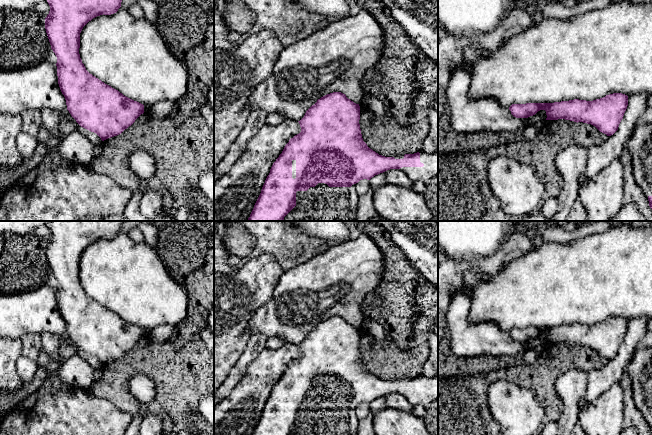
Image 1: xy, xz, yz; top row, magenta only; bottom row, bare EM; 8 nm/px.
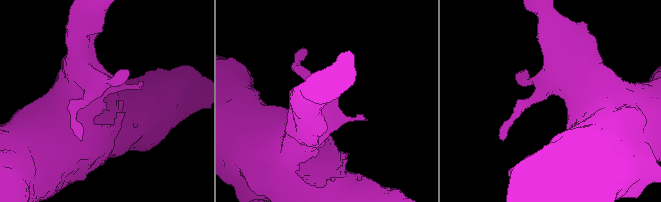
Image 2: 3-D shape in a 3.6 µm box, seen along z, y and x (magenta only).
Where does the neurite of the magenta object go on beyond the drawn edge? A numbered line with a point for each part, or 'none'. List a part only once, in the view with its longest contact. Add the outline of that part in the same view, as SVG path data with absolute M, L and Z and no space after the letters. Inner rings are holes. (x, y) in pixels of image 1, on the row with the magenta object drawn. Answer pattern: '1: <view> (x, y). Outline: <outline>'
1: xz (320, 203). Outline: M318 183L307 191L296 192L296 206L284 217L284 221L356 221L359 197L355 184L351 187L329 187Z

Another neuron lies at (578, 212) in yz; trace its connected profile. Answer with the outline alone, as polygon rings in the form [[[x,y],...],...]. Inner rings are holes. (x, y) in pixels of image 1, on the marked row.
[[[577,199],[570,209],[566,221],[587,221],[587,211],[582,202]]]

